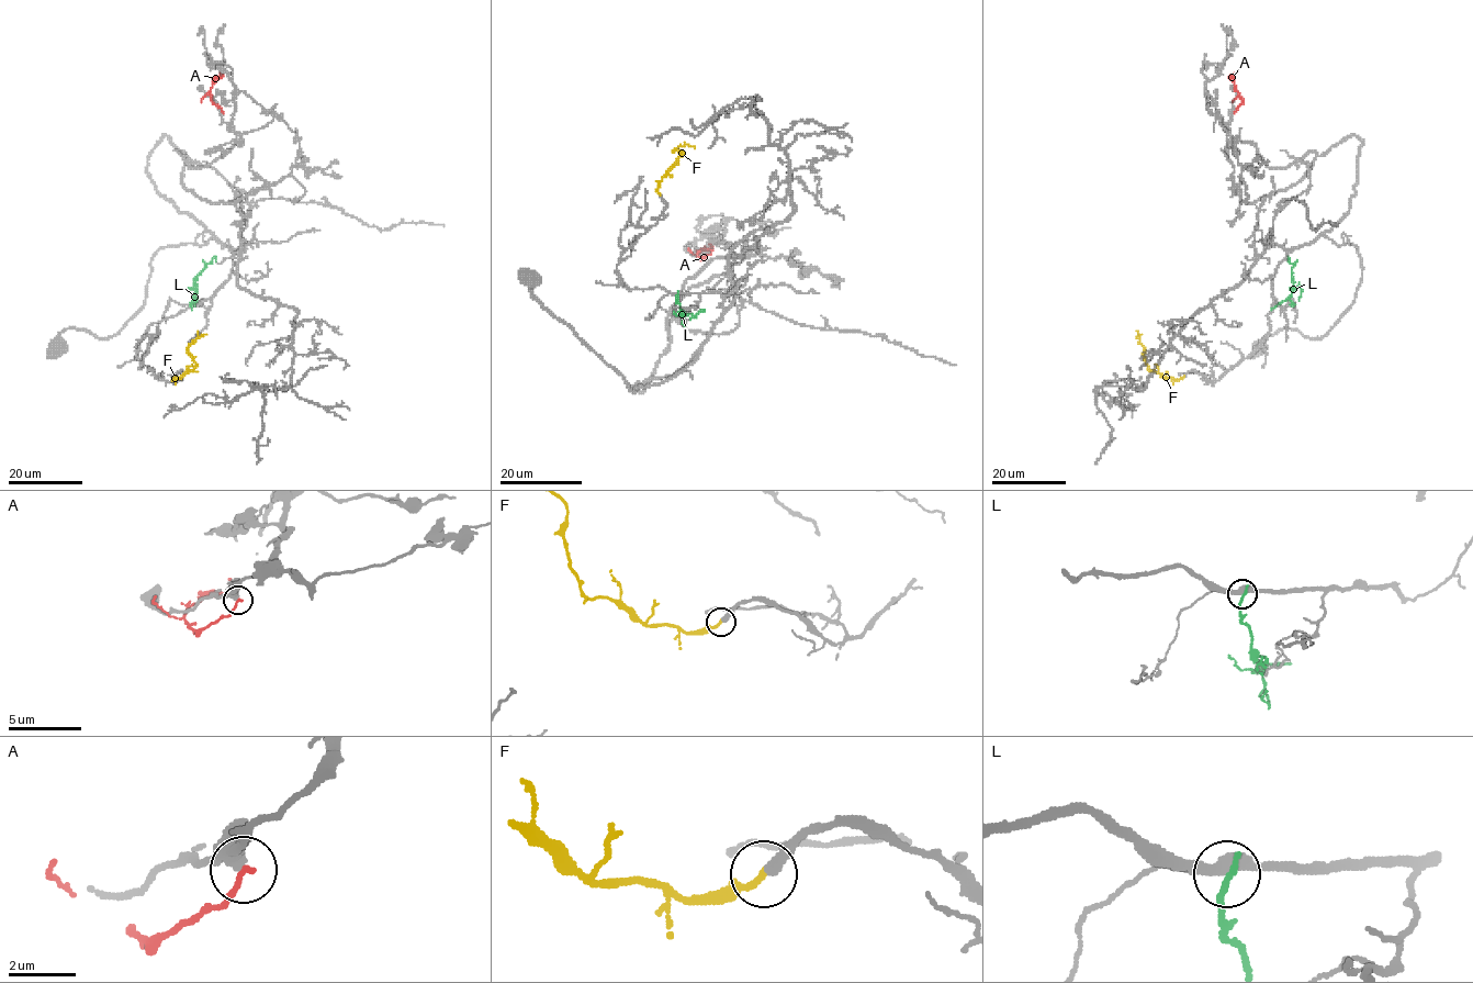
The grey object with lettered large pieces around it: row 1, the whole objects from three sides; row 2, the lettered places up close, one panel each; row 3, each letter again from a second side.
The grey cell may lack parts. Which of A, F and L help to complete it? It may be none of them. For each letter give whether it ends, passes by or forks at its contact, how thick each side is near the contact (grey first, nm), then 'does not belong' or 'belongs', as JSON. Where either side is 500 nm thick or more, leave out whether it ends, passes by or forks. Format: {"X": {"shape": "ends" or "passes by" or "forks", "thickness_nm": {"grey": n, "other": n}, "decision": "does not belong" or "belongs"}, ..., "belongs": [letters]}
{"A": {"shape": "ends", "thickness_nm": {"grey": 360, "other": 170}, "decision": "does not belong"}, "F": {"shape": "ends", "thickness_nm": {"grey": 360, "other": 200}, "decision": "belongs"}, "L": {"shape": "ends", "thickness_nm": {"grey": 300, "other": 200}, "decision": "does not belong"}, "belongs": ["F"]}

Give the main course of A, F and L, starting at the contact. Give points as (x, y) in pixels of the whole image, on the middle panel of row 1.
A: (712, 249), (700, 259), (697, 255), (710, 248), (709, 244)
F: (660, 194), (659, 182), (683, 154), (672, 152), (685, 144), (695, 147)
L: (677, 294), (684, 315), (681, 316), (695, 316), (705, 311)

